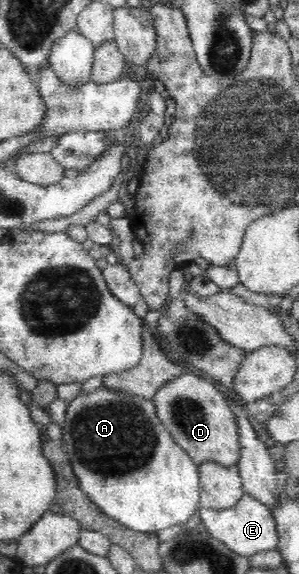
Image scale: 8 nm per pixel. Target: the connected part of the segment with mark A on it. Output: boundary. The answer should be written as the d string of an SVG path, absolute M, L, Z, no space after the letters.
M101 386L93 393L80 393L71 402L68 402L66 409L66 416L62 423L62 440L65 447L68 449L69 459L73 466L73 471L79 480L81 489L88 493L89 499L99 506L105 514L110 515L111 519L115 519L121 523L123 527L130 530L143 533L157 533L163 529L171 528L173 526L183 526L187 524L195 511L200 510L200 497L199 497L199 470L198 465L193 462L189 454L179 447L169 430L161 423L161 420L156 415L156 407L153 401L141 398L141 396L134 396L107 387Z

